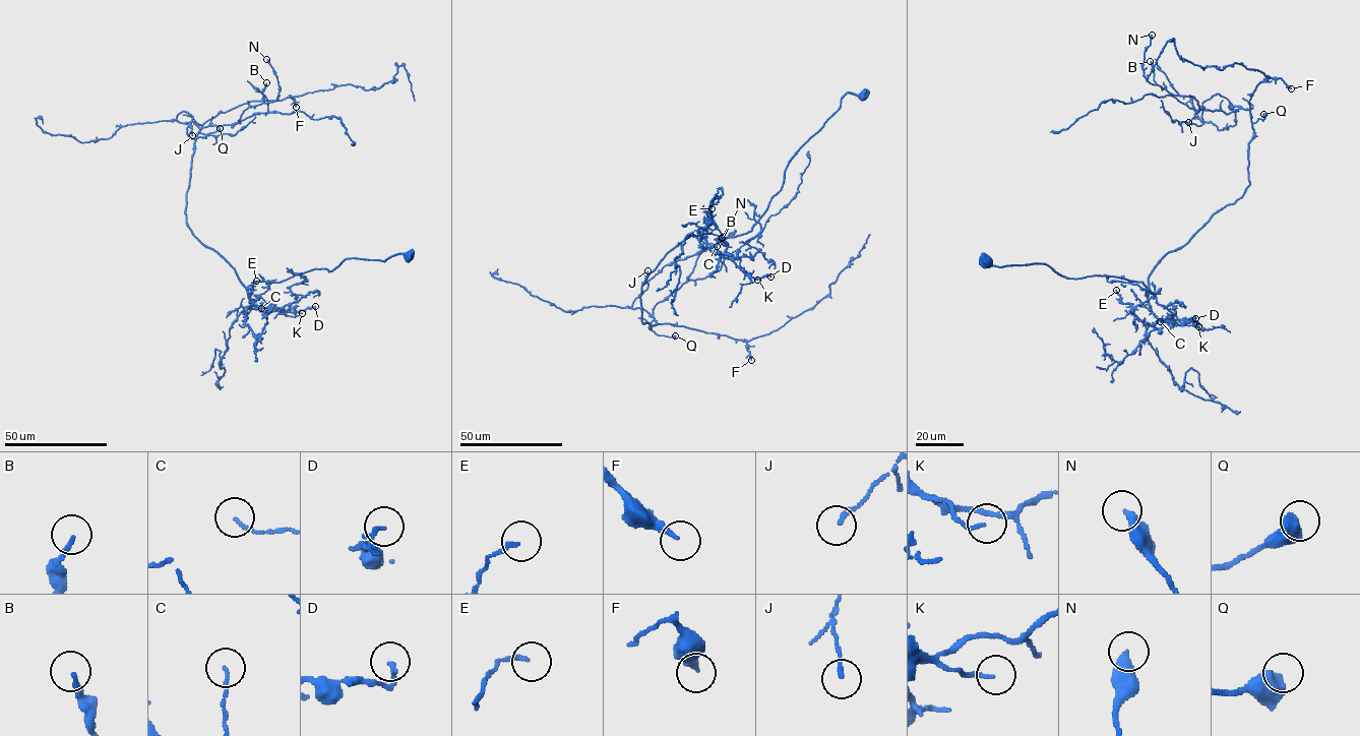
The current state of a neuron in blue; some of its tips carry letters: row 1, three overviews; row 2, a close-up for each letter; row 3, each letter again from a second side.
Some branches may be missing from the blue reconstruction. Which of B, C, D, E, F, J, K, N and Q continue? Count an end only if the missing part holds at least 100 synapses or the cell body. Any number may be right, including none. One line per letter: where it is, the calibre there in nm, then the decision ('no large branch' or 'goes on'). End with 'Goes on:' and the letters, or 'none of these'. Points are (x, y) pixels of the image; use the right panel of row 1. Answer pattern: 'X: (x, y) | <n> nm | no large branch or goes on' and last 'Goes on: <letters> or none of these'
B: (1150, 61) | 180 nm | no large branch
C: (1160, 321) | 100 nm | no large branch
D: (1195, 318) | 150 nm | no large branch
E: (1116, 290) | 140 nm | no large branch
F: (1291, 88) | 280 nm | no large branch
J: (1188, 122) | 150 nm | no large branch
K: (1198, 326) | 130 nm | no large branch
N: (1152, 35) | 440 nm | no large branch
Q: (1263, 114) | 650 nm | no large branch
Goes on: none of these

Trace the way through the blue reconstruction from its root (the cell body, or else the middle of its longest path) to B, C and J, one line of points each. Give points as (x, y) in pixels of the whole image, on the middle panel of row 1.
B: (863, 96), (844, 96), (750, 231), (666, 254), (641, 287), (643, 323), (722, 237)
C: (863, 96), (844, 96), (790, 161), (782, 188), (750, 231), (702, 235), (714, 253), (717, 246)
J: (863, 96), (844, 96), (750, 231), (689, 236), (666, 254), (641, 287), (650, 327), (632, 307), (647, 270)

